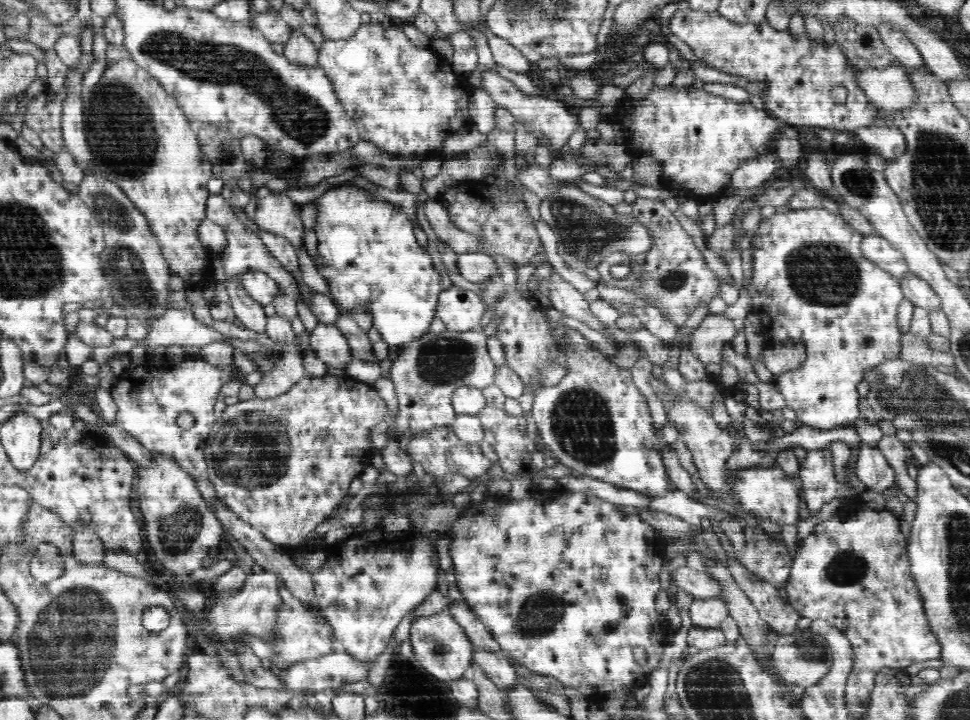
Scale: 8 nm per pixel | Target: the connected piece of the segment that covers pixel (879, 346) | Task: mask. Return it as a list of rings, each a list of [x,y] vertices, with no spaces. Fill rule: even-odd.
[[[810,208],[801,210],[790,210],[785,214],[776,214],[774,217],[766,218],[760,222],[758,230],[754,233],[754,237],[758,237],[760,248],[752,252],[752,276],[750,280],[742,280],[741,288],[744,289],[751,298],[752,311],[761,317],[760,323],[764,331],[764,338],[770,342],[790,342],[790,340],[798,340],[805,344],[806,358],[798,368],[782,373],[780,378],[781,393],[784,395],[786,406],[793,409],[800,418],[803,426],[812,427],[822,431],[829,431],[838,427],[852,425],[854,420],[860,416],[860,401],[856,386],[864,380],[864,374],[872,368],[877,368],[880,362],[897,358],[901,351],[900,340],[902,332],[897,326],[898,306],[902,299],[903,290],[900,280],[892,273],[886,272],[876,265],[876,263],[864,257],[861,250],[861,243],[864,238],[862,233],[852,228],[844,222],[844,218],[838,214],[831,214],[824,208]]]

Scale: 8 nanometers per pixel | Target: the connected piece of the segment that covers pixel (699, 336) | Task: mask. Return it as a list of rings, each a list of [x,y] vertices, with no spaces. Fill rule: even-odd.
[[[713,315],[704,318],[704,321],[692,331],[689,336],[689,347],[687,350],[693,352],[695,357],[704,365],[710,362],[720,362],[720,352],[725,344],[728,344],[740,330],[744,329],[742,321],[735,319],[726,319],[722,315]]]

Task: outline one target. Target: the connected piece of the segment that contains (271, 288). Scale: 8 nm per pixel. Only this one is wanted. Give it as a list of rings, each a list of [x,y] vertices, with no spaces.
[[[246,269],[240,273],[237,284],[243,288],[243,291],[252,300],[262,306],[272,304],[276,293],[280,293],[281,296],[288,295],[284,294],[284,291],[278,287],[278,283],[265,272],[256,269]]]

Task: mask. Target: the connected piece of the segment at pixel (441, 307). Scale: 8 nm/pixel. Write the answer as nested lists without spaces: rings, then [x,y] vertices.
[[[452,285],[439,294],[437,318],[448,331],[469,332],[479,328],[485,310],[481,297],[473,291]]]

